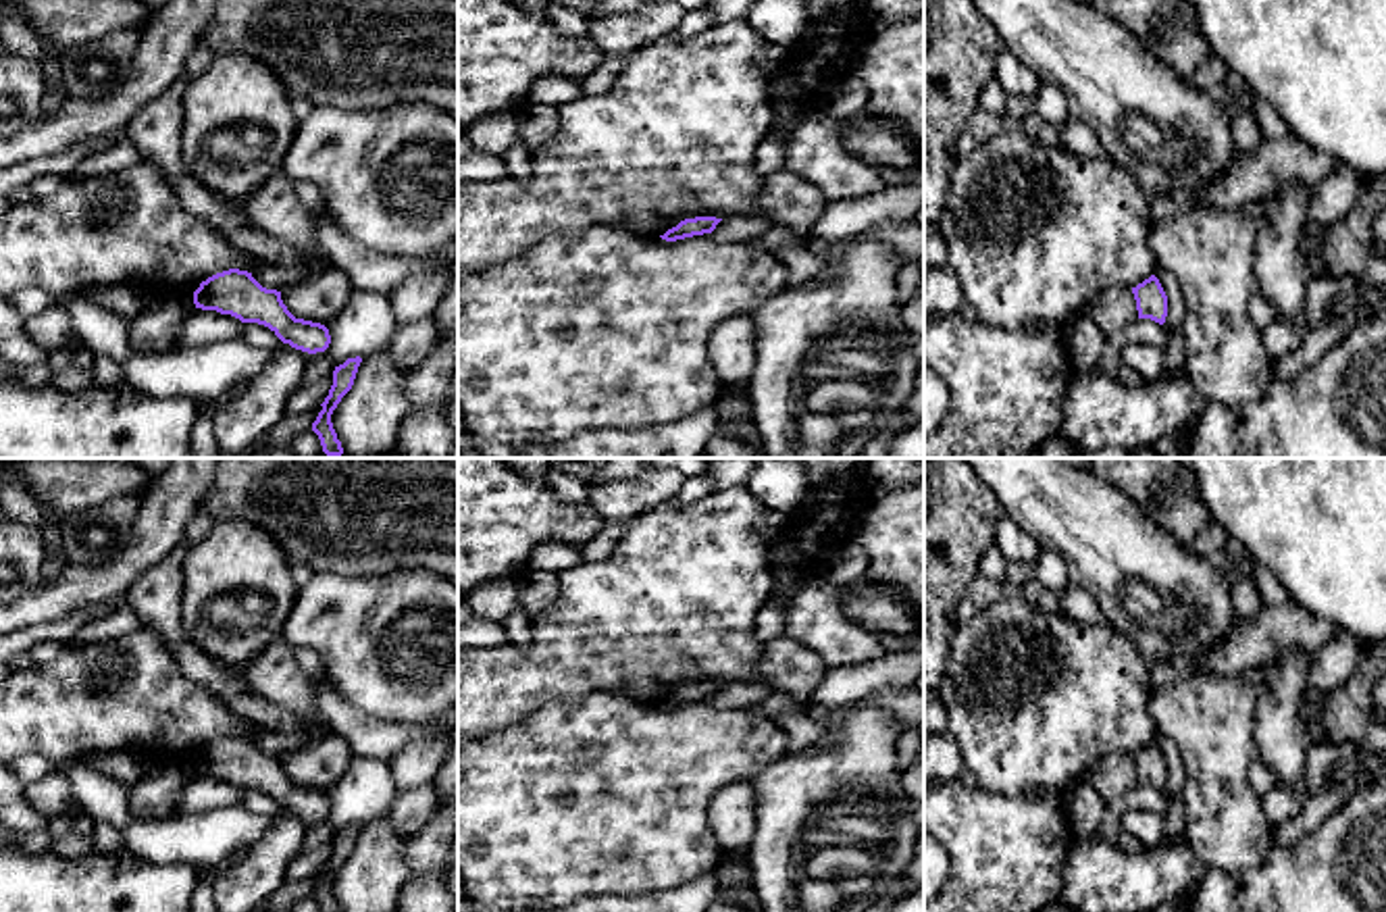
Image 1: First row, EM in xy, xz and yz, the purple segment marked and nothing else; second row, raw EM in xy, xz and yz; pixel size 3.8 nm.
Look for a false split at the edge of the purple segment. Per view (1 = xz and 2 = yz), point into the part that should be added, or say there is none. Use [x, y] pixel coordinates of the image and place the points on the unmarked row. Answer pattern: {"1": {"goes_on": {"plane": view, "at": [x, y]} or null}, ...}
{"1": {"goes_on": null}, "2": {"goes_on": null}}

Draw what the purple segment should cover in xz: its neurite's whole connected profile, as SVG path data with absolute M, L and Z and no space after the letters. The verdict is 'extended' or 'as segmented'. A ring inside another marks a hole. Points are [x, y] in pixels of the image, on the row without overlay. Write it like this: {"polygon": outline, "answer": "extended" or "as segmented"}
{"polygon": "M716 683L685 685L660 704L666 708L676 708L676 706L693 704L693 702L712 700L720 687L722 685L716 685Z", "answer": "as segmented"}

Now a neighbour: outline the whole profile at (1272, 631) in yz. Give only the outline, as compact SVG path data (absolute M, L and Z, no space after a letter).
M1263 606L1255 616L1240 620L1232 633L1203 656L1188 662L1149 662L1153 691L1159 691L1188 673L1255 675L1267 660L1303 650L1315 654L1340 631L1303 606Z

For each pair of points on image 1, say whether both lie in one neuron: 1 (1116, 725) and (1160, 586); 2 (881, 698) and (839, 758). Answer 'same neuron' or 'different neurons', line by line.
1: different neurons
2: different neurons

